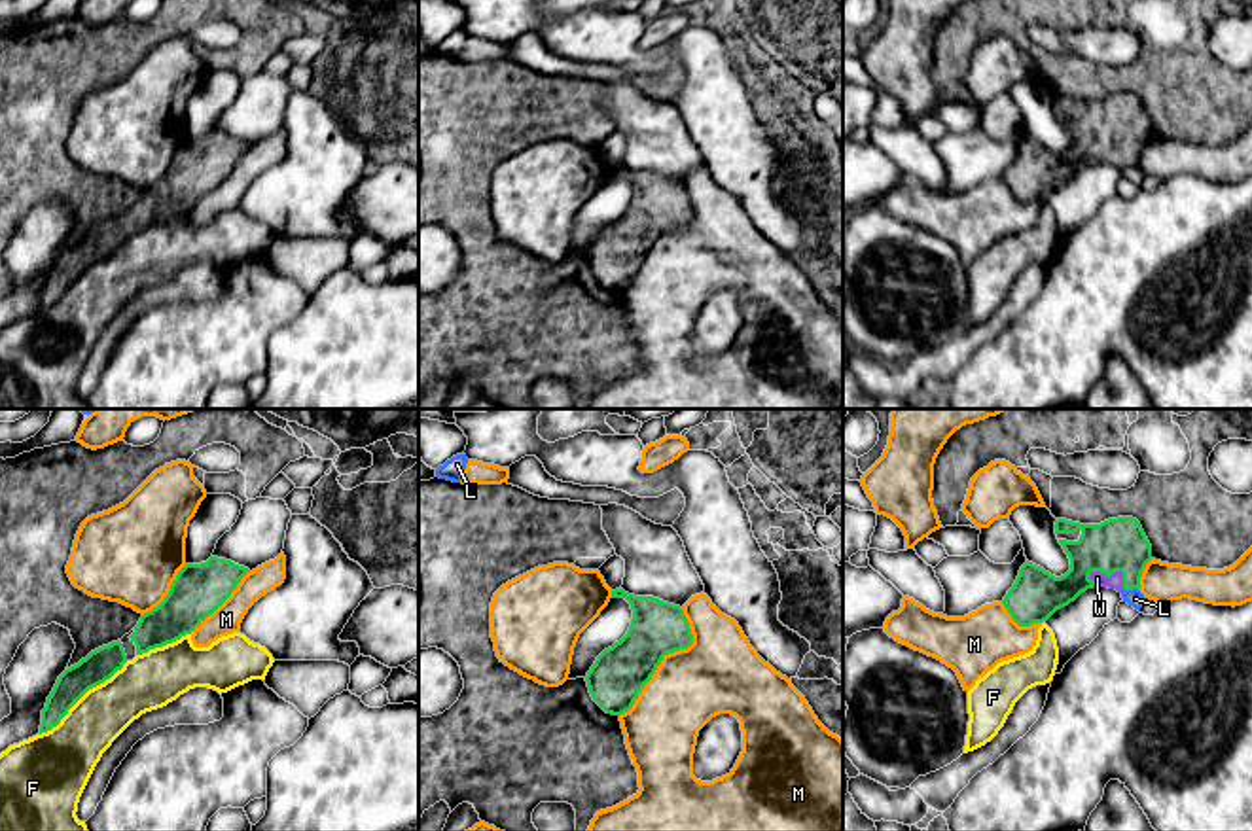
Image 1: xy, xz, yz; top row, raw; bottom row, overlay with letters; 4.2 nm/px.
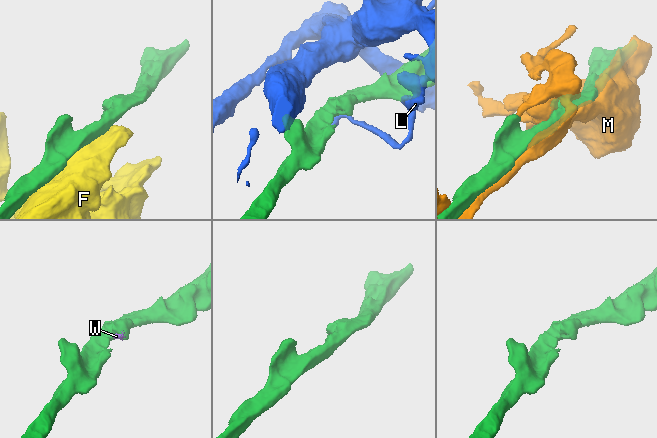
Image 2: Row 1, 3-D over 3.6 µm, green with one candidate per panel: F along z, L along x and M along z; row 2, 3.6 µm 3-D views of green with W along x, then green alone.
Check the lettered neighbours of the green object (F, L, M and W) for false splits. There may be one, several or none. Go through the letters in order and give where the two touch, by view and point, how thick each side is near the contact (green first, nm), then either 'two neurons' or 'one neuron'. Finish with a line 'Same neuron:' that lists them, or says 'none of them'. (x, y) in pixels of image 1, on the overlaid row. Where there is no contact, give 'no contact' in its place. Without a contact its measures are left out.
F: xy (82, 695) | 140/240 nm | two neurons
L: yz (1131, 589) | 220/70 nm | two neurons
M: xz (663, 655) | 240/340 nm | two neurons
W: yz (1112, 572) | 220/60 nm | one neuron
Same neuron: W

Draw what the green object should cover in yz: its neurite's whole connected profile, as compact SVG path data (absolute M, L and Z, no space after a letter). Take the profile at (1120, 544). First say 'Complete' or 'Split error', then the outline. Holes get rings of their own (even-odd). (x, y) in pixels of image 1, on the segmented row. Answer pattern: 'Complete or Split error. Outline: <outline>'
Split error. Outline: M1133 517L1108 519L1100 524L1055 521L1055 534L1070 558L1070 570L1055 577L1025 562L1002 604L1019 627L1047 621L1057 610L1093 587L1118 592L1140 589L1140 577L1152 560L1152 545Z

